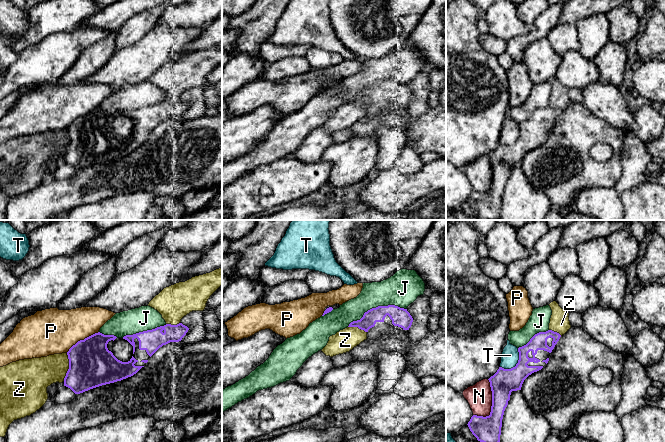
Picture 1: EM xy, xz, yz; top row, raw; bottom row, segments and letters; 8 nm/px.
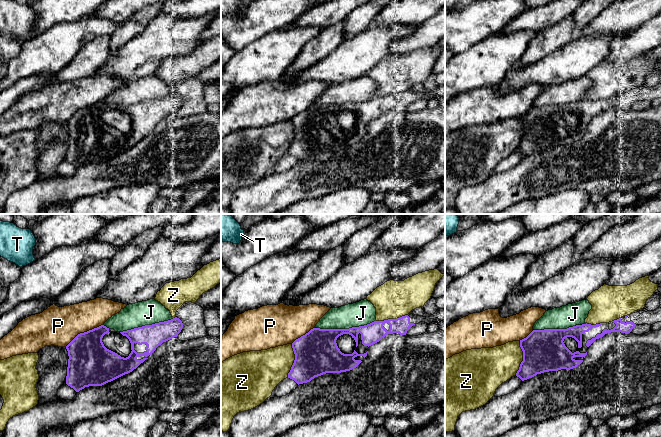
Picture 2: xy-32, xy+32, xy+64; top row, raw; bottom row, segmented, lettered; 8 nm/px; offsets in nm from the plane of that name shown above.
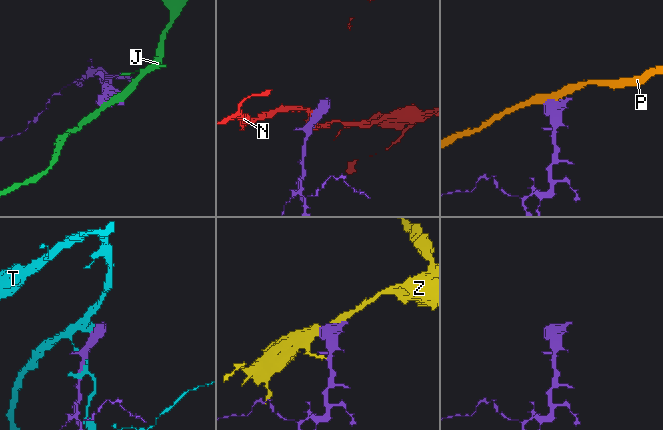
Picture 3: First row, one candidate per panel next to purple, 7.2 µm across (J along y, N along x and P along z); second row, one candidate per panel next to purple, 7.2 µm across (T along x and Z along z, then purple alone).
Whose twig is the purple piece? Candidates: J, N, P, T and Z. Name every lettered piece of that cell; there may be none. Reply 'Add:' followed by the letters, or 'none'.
Add: none

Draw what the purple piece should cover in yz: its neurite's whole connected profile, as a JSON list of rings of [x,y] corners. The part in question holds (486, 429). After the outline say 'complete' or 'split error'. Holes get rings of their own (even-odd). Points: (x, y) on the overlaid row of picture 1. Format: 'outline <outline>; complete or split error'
outline [[[552,330],[535,334],[526,345],[518,348],[519,360],[515,367],[499,367],[488,379],[492,391],[490,415],[473,415],[467,424],[478,441],[500,442],[502,419],[511,392],[521,390],[524,380],[529,375],[546,366],[560,337],[559,333]]]; split error

